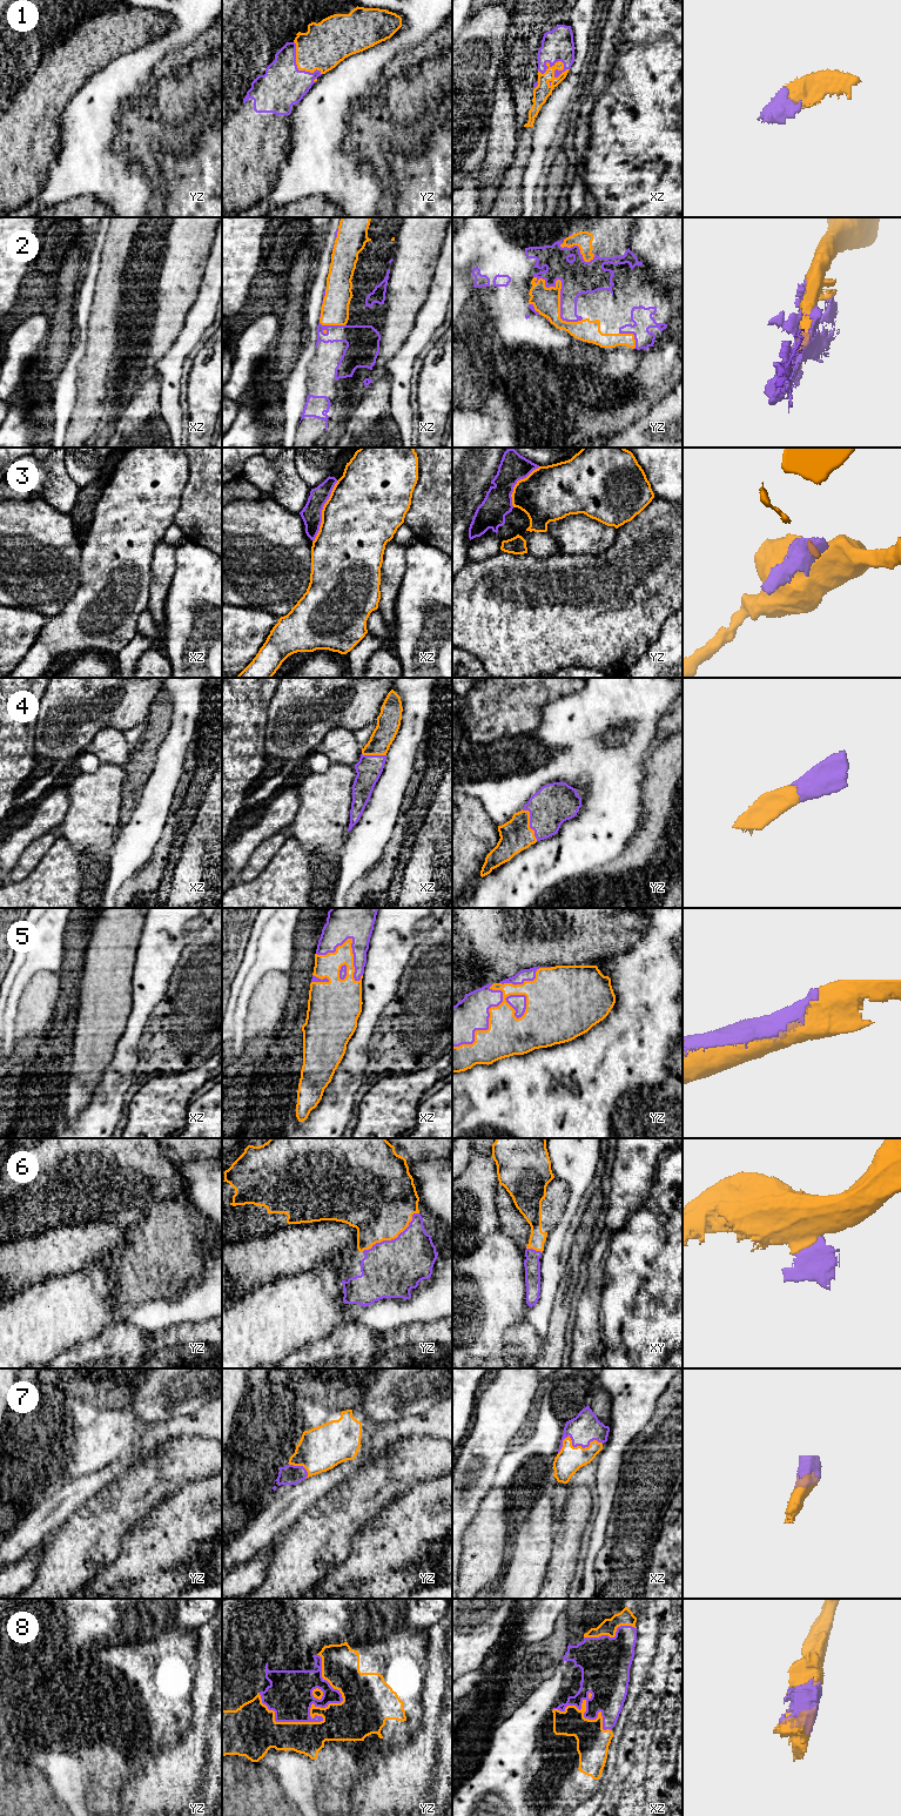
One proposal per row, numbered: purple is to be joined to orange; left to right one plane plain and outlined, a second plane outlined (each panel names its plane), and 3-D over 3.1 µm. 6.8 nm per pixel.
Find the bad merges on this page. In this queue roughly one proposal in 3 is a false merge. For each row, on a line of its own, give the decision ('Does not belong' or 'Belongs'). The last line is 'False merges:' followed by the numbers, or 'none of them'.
1: Belongs
2: Belongs
3: Does not belong
4: Belongs
5: Belongs
6: Does not belong
7: Belongs
8: Belongs
False merges: 3, 6

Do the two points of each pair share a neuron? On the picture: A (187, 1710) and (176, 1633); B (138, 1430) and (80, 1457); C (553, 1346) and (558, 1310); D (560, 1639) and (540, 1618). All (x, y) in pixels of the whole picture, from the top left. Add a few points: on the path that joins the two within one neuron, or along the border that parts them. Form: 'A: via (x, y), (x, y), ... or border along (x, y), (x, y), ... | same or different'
A: via (183, 1690), (183, 1668), (189, 1662), (189, 1650) | same
B: via (123, 1430), (118, 1430), (106, 1441), (94, 1447) | same
C: via (555, 1337), (558, 1319) | same
D: border along (564, 1612), (548, 1636), (528, 1643) | different

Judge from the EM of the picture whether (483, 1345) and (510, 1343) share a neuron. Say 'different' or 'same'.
different

